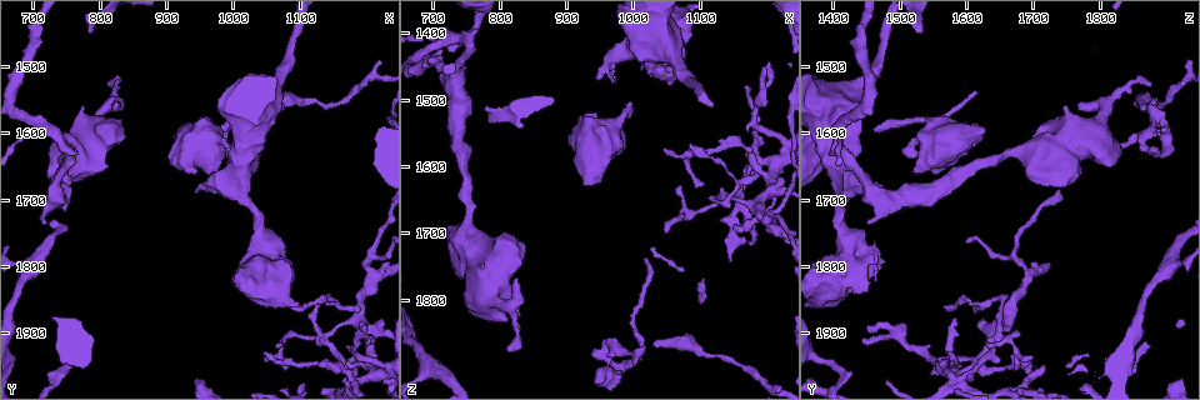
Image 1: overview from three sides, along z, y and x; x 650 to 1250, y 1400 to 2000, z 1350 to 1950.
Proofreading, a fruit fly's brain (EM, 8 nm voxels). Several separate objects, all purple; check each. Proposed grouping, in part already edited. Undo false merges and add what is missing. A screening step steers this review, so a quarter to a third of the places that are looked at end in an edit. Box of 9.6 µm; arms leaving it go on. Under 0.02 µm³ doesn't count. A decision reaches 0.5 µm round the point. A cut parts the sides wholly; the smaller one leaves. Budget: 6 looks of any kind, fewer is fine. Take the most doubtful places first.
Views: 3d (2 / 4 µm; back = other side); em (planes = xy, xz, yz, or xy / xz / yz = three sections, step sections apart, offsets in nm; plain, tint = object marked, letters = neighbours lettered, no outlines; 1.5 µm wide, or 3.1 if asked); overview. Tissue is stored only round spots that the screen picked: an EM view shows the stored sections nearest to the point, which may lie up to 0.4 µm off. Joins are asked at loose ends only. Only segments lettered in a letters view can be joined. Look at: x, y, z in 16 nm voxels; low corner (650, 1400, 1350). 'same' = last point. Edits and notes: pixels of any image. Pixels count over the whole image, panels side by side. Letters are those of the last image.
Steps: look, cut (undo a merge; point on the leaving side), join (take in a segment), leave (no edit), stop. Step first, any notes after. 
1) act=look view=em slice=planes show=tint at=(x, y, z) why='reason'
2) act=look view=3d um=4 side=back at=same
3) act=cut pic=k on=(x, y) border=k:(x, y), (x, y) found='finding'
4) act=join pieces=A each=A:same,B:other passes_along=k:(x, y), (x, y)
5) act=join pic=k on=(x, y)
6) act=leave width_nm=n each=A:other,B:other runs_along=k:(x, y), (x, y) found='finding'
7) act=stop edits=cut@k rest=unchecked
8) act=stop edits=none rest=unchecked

act=look view=3d um=4 at=(925, 1595, 1630) why='stops while still wide'

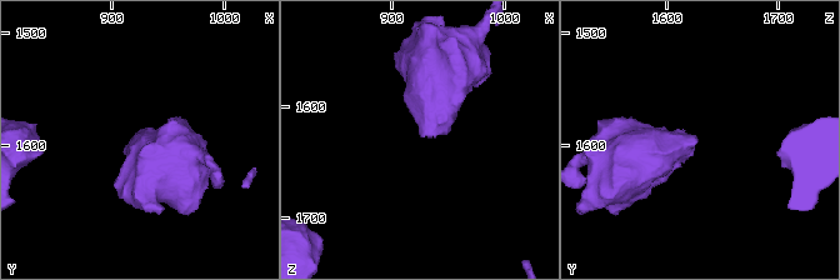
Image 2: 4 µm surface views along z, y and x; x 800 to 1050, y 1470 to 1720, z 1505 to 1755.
act=look view=em um=3.1 slice=planes show=letters at=(926, 1592, 1626) why='need the tissue'

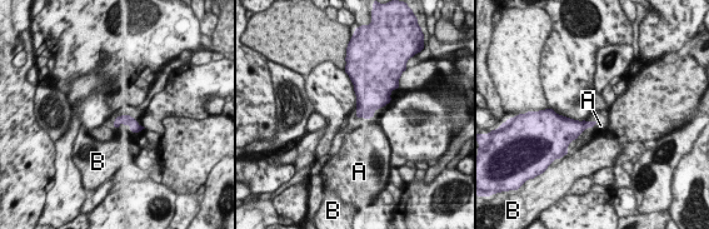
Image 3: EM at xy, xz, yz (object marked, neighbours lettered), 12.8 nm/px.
act=join pieces=A each=A:same,B:other passes_along=3:(369, 99), (365, 118), (375, 130) found='the cell continues'

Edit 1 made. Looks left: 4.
act=look view=3d um=4 at=(830, 1615, 1825) why='branch stops here'

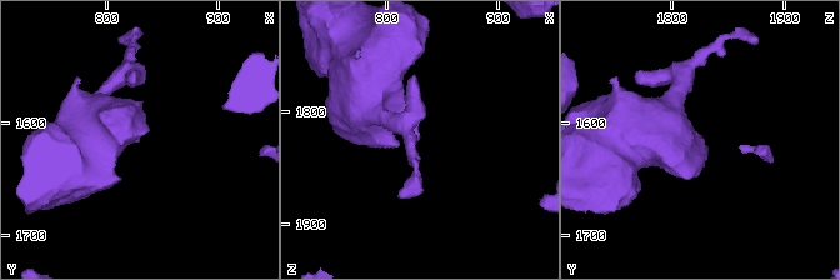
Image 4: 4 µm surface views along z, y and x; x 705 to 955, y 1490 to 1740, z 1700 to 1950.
act=look view=em slice=xz step=4 show=tint at=(830, 1620, 1826)

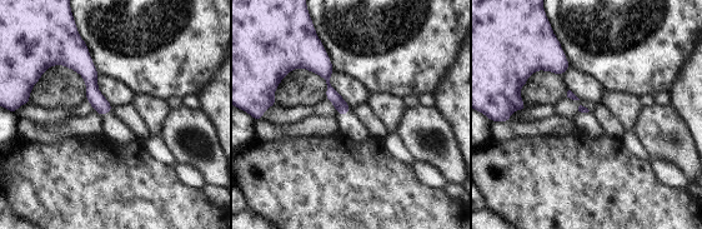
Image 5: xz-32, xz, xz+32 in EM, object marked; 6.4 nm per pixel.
act=look view=em slice=planes show=letters at=same why='cut it another way'

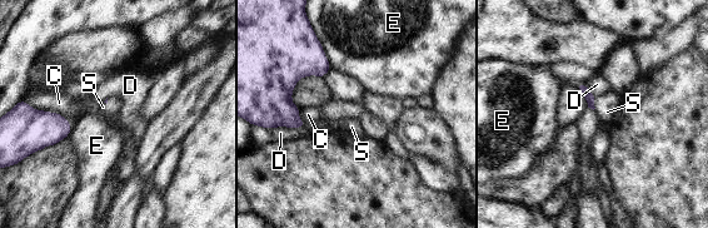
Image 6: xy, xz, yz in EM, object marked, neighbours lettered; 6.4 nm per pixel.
act=join pieces=S each=C:other,D:other,E:other,S:same found='it goes on there'

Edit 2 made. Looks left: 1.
act=stop edits=join@3,join@6 rest=unchecked

